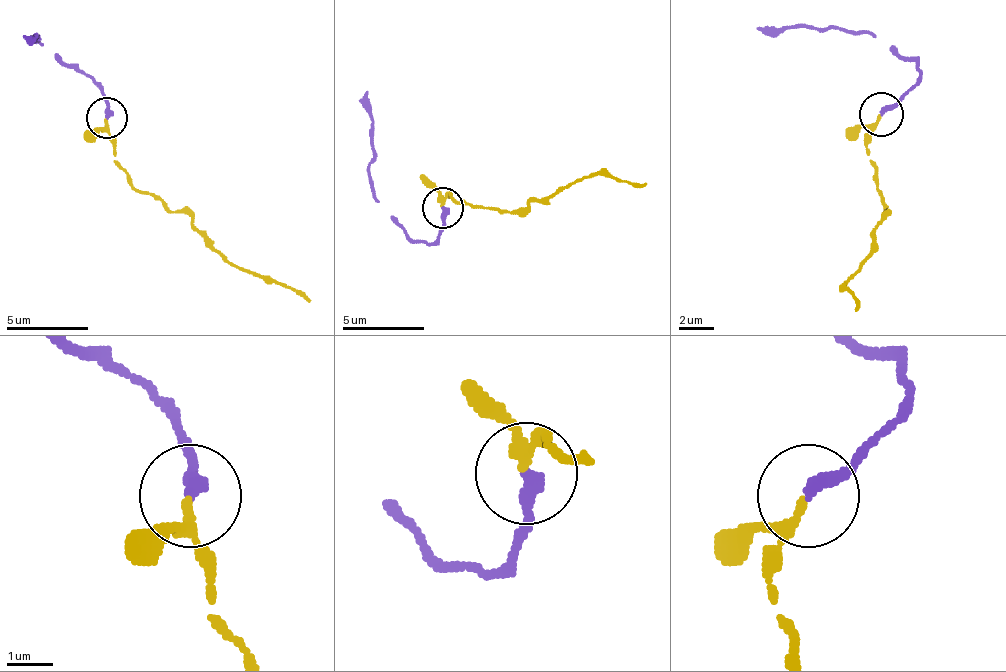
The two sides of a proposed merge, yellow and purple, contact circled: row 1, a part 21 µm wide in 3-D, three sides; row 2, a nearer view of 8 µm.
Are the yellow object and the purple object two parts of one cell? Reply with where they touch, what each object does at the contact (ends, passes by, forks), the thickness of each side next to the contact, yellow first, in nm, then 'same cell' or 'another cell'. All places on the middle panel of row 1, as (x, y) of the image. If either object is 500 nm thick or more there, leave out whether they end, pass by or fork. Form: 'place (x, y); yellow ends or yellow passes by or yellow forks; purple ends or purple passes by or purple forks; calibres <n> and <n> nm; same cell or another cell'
place (443, 208); yellow passes by; purple ends; calibres 170 and 320 nm; same cell

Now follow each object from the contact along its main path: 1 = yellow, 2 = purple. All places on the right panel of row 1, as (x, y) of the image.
1: (880, 113), (867, 157), (885, 214), (876, 249), (845, 280), (854, 293), (854, 310)
2: (880, 113), (907, 91), (920, 73), (915, 64), (876, 38), (849, 29), (757, 29)

